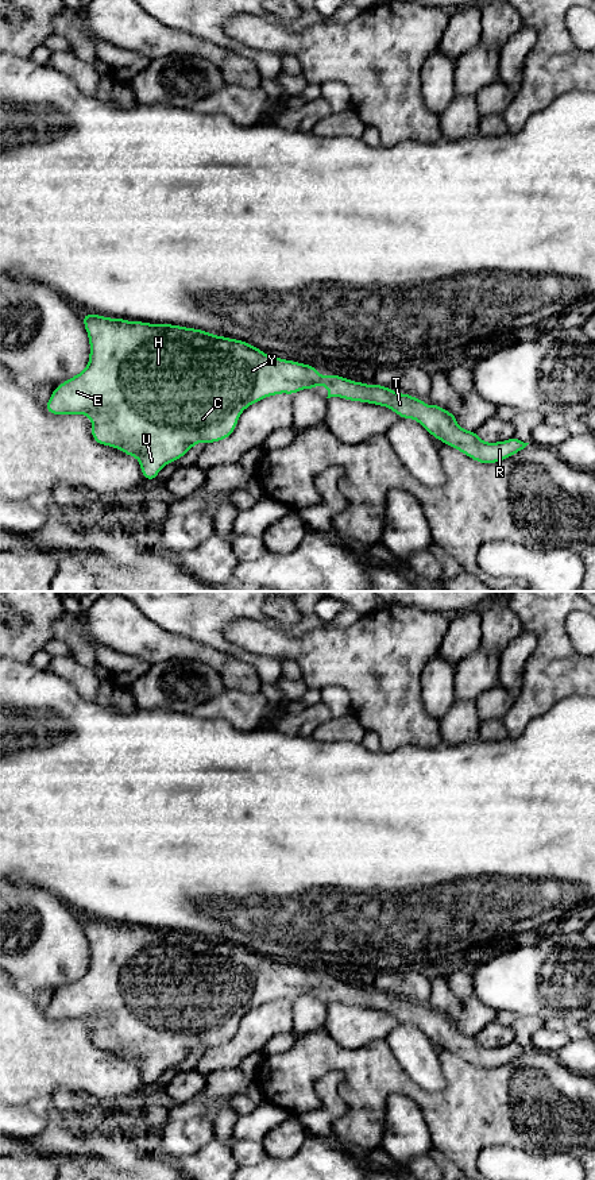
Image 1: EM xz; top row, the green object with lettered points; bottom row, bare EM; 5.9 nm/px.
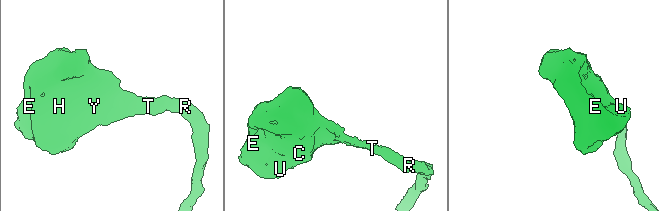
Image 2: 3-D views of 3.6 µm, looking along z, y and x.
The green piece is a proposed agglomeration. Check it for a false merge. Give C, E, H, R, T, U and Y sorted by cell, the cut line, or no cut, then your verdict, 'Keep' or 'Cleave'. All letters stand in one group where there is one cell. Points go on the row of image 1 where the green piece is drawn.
Groups: C E H R T U Y. No split. Keep

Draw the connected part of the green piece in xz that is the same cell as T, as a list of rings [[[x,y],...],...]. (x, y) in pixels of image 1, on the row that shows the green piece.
[[[85,313],[82,321],[90,346],[88,366],[53,390],[46,410],[50,414],[86,414],[93,424],[93,440],[138,458],[143,477],[151,482],[166,464],[182,458],[197,443],[216,443],[231,436],[242,412],[250,405],[270,396],[293,396],[318,385],[328,389],[327,398],[380,405],[401,419],[413,419],[434,439],[483,464],[507,459],[529,444],[515,436],[505,441],[483,441],[475,431],[464,431],[456,423],[456,414],[440,405],[425,406],[428,400],[399,394],[378,383],[358,383],[333,373],[324,377],[316,366],[266,355],[239,339],[197,328],[132,323],[94,313]]]

